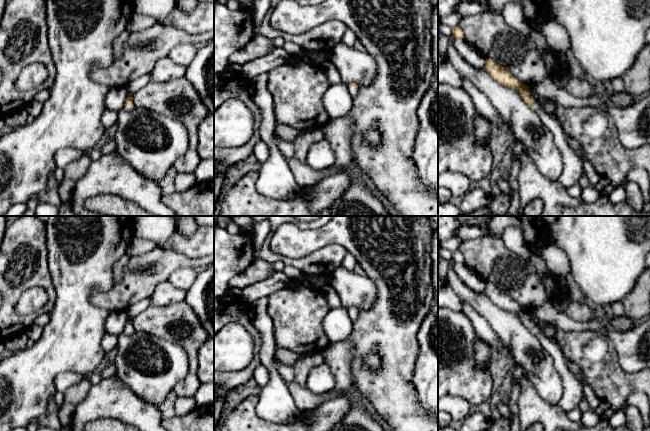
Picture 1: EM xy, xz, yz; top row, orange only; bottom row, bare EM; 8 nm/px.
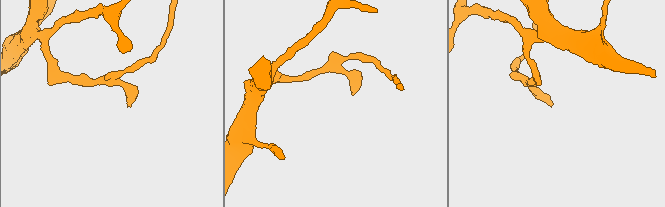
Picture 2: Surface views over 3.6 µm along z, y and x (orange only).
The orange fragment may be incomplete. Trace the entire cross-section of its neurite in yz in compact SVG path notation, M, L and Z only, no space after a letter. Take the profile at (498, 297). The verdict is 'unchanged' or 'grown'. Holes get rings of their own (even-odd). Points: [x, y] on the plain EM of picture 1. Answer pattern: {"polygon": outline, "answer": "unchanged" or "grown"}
{"polygon": "M486 282L485 294L499 308L517 314L524 326L540 340L545 352L552 357L555 368L558 371L564 386L564 393L558 403L559 406L565 412L569 412L578 407L581 400L584 399L583 386L567 368L565 357L559 345L546 337L533 323L529 315L530 311L522 308L516 301L493 283Z", "answer": "grown"}

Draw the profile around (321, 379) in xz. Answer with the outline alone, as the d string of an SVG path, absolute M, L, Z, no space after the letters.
M324 362L313 367L306 381L307 388L315 394L327 393L335 387L332 369Z

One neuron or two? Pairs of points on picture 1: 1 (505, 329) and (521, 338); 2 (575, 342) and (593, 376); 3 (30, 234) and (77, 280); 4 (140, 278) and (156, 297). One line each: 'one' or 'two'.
1: one
2: one
3: two
4: two

